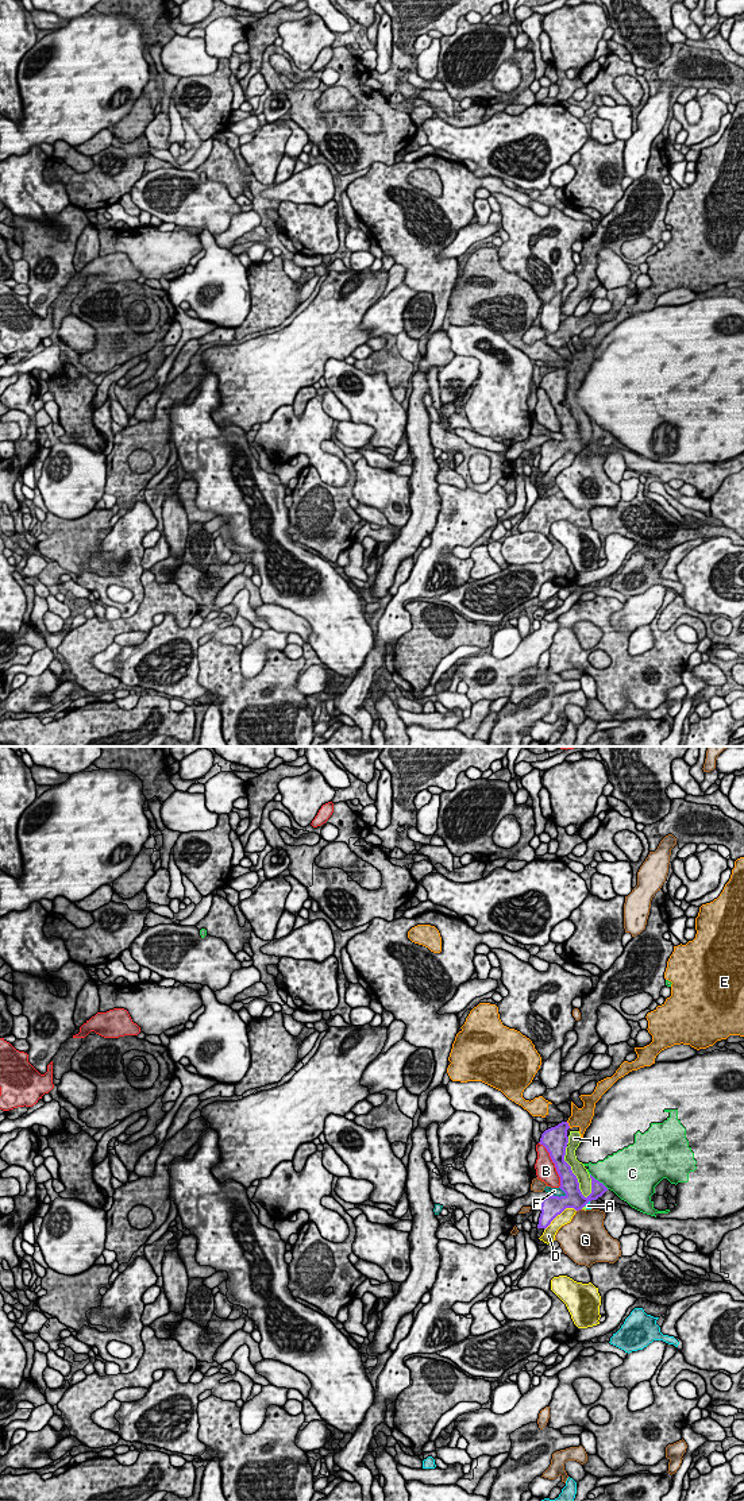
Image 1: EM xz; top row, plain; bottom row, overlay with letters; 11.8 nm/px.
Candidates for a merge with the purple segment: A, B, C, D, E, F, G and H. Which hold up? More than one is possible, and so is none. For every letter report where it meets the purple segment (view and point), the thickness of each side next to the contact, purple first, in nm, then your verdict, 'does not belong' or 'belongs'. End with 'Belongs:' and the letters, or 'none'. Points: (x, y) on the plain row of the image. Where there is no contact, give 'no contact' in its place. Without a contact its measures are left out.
A: xz (586, 447) | 220/70 nm | does not belong
B: xz (555, 409) | 240/240 nm | does not belong
C: xz (598, 425) | 160/420 nm | does not belong
D: xz (559, 458) | 260/140 nm | does not belong
E: xz (567, 369) | 300/240 nm | does not belong
F: xz (558, 440) | 260/100 nm | does not belong
G: xz (578, 454) | 220/420 nm | does not belong
H: xz (571, 416) | 220/160 nm | does not belong
Belongs: none

